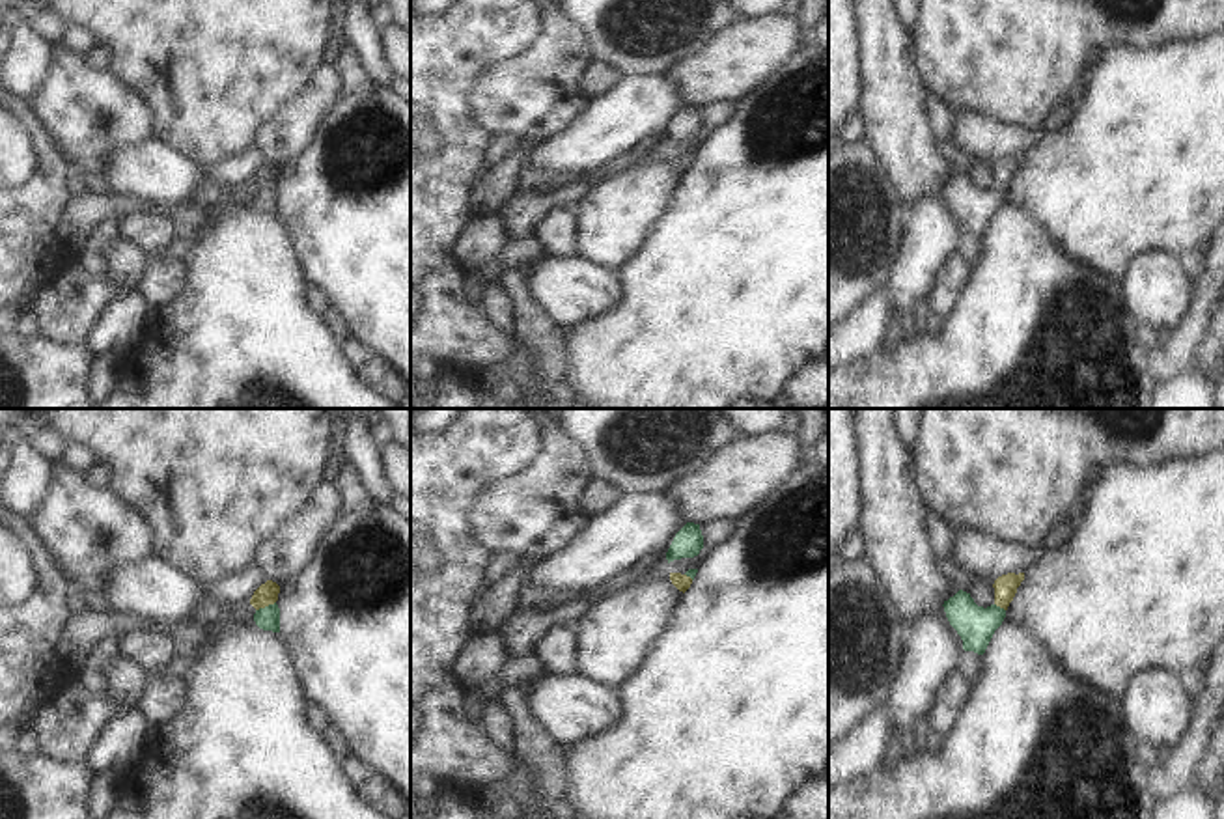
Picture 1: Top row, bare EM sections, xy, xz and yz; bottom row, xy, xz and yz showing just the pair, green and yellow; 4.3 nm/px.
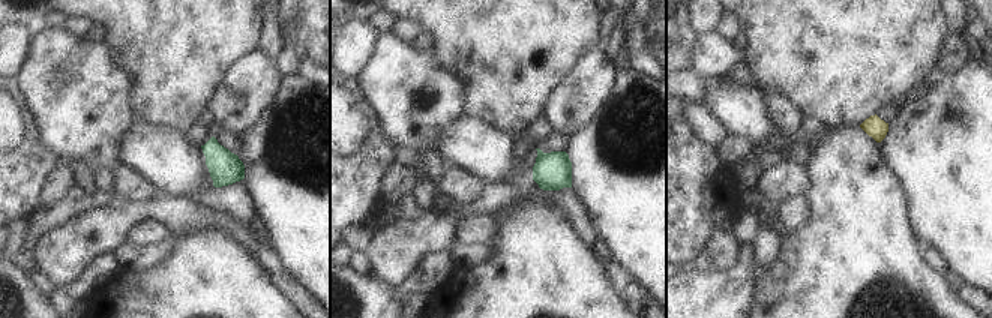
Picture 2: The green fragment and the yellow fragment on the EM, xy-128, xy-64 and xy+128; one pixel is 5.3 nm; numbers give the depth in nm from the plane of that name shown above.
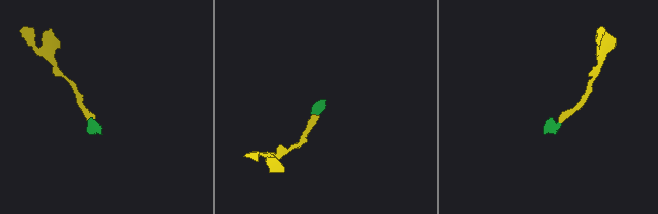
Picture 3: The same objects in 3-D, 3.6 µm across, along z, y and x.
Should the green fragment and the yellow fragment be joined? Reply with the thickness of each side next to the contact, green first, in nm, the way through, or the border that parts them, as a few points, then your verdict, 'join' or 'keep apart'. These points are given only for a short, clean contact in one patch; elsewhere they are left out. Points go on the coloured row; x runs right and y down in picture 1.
100 nm thick on the green side, 100 nm on the other; runs through xy (267, 618), (265, 607), (267, 594); join

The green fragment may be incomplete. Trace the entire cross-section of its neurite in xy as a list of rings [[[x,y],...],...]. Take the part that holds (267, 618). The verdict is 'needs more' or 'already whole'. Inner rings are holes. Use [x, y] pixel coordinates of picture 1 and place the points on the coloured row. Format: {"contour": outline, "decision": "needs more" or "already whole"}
{"contour": [[[267,580],[250,599],[250,604],[256,608],[254,621],[263,631],[280,632],[280,608],[276,604],[278,593],[280,586]]], "decision": "needs more"}

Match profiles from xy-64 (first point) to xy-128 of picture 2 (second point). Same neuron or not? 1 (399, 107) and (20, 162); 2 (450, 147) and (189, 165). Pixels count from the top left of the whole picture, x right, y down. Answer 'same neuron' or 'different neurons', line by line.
1: different neurons
2: same neuron

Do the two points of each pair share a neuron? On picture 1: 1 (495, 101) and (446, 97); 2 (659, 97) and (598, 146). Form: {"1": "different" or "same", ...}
{"1": "different", "2": "same"}

